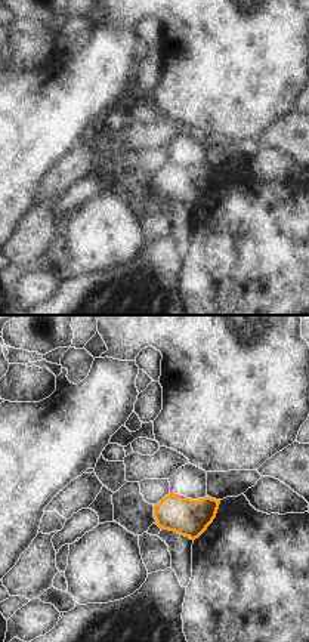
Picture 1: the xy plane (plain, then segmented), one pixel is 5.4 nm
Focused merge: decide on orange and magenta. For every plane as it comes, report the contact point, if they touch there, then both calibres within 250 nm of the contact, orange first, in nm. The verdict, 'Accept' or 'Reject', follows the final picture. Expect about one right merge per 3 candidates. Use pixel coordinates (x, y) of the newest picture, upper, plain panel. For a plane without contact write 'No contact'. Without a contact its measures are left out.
Touches orange at (181, 166). Thickness 200 nm (orange) against 20 nm

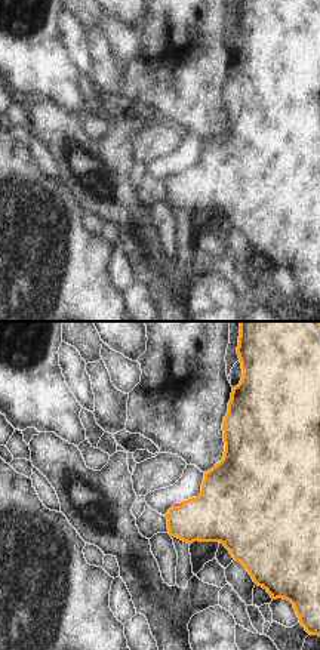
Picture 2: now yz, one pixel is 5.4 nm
Touches orange at (178, 173). Thickness 320 nm (orange) against 20 nm

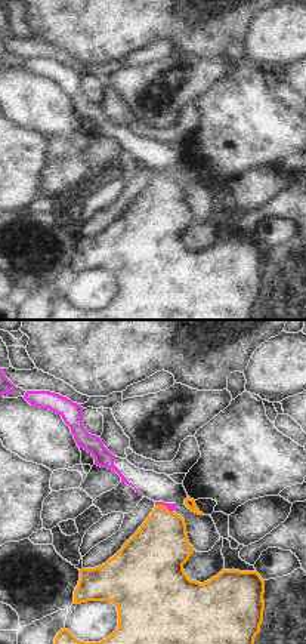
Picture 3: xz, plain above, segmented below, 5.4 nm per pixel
Touches orange at (163, 173). Thickness 320 nm (orange) against 50 nm

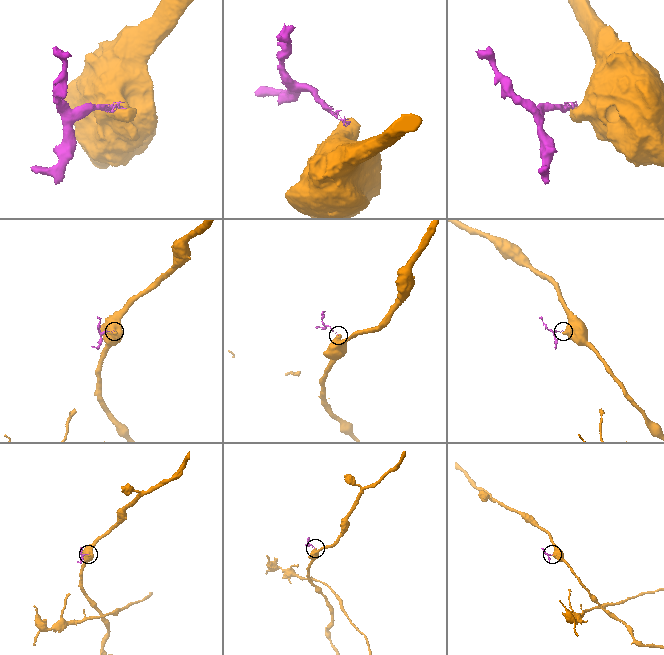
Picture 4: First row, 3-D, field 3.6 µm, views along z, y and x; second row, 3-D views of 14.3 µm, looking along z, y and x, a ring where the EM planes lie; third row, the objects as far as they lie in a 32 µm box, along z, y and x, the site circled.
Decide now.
Reject

